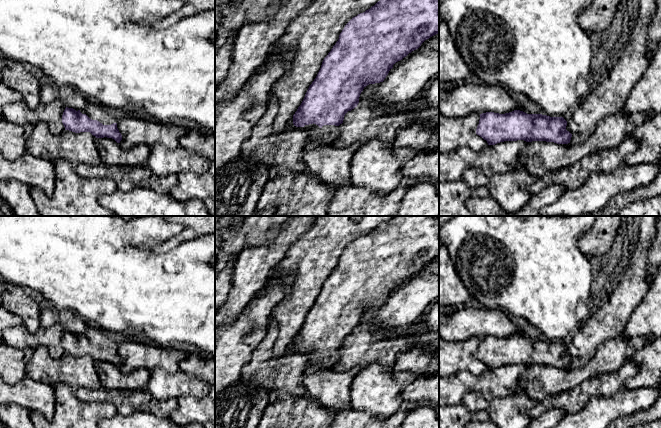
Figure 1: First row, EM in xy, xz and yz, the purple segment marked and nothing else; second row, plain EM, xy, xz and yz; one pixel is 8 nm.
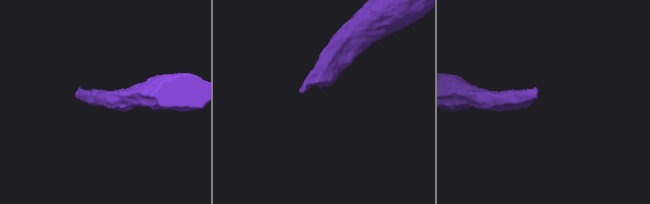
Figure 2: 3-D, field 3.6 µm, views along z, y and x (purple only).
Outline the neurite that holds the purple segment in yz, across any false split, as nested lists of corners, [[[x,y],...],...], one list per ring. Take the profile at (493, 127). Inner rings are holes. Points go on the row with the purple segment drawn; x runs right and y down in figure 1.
[[[520,110],[505,114],[486,112],[480,114],[476,134],[488,145],[517,140],[568,144],[572,134],[566,126],[567,121],[563,117],[527,114]]]

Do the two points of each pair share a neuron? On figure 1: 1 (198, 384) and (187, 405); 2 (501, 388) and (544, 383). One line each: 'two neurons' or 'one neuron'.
1: two neurons
2: two neurons

